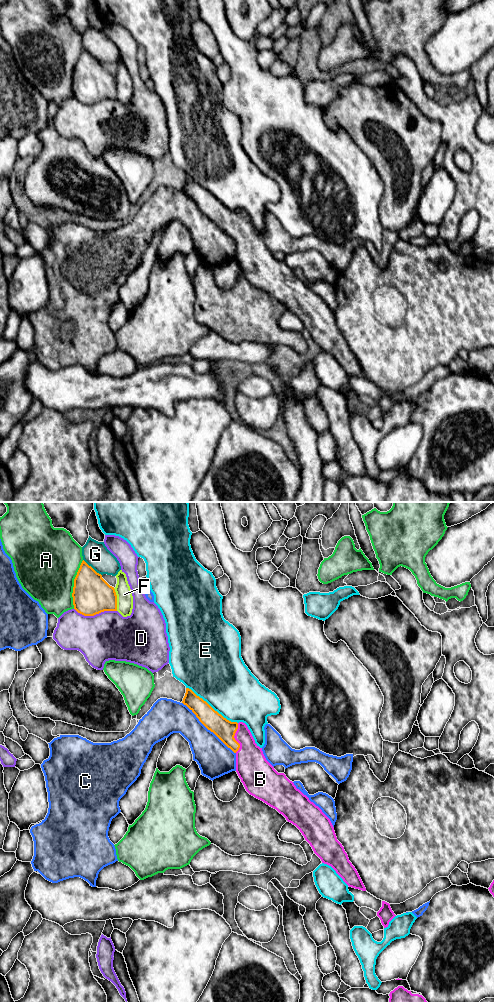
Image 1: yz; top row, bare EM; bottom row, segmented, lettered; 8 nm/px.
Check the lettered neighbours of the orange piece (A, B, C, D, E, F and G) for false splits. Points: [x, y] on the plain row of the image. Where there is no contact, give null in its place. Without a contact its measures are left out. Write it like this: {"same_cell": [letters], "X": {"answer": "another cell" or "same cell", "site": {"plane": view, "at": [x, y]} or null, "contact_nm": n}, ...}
{"same_cell": ["B"], "A": {"answer": "another cell", "site": {"plane": "yz", "at": [74, 72]}, "contact_nm": 400}, "B": {"answer": "same cell", "site": {"plane": "yz", "at": [234, 226]}, "contact_nm": 240}, "C": {"answer": "another cell", "site": {"plane": "yz", "at": [208, 217]}, "contact_nm": 600}, "D": {"answer": "another cell", "site": {"plane": "yz", "at": [95, 102]}, "contact_nm": 340}, "E": {"answer": "another cell", "site": {"plane": "yz", "at": [211, 195]}, "contact_nm": 500}, "F": {"answer": "another cell", "site": {"plane": "yz", "at": [116, 87]}, "contact_nm": 190}, "G": {"answer": "another cell", "site": {"plane": "yz", "at": [91, 55]}, "contact_nm": 200}}

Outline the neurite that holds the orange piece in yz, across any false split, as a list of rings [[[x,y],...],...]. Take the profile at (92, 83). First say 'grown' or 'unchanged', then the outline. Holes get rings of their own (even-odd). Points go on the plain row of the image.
unchanged; [[[84,48],[74,67],[72,85],[74,97],[84,104],[117,99],[117,83],[114,75]]]

